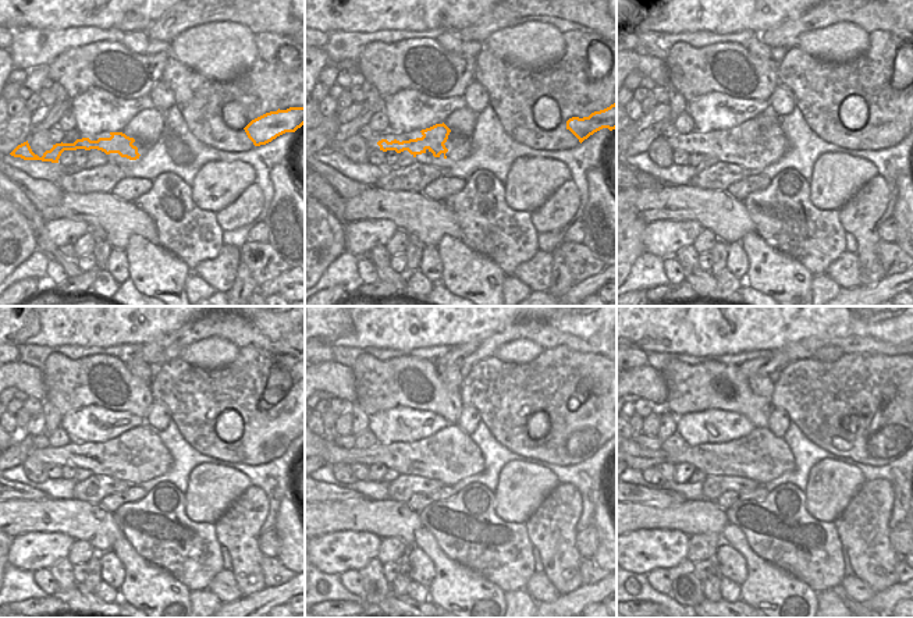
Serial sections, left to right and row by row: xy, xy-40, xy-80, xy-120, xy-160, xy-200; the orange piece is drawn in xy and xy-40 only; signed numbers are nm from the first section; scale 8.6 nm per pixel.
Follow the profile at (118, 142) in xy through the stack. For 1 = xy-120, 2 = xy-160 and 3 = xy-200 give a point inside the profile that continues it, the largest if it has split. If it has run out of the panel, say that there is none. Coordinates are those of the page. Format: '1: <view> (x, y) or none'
1: xy-120 (95, 461)
2: xy-160 (405, 462)
3: xy-200 (716, 462)

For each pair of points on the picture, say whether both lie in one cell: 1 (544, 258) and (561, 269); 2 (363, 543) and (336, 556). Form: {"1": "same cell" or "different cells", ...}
{"1": "different cells", "2": "same cell"}

